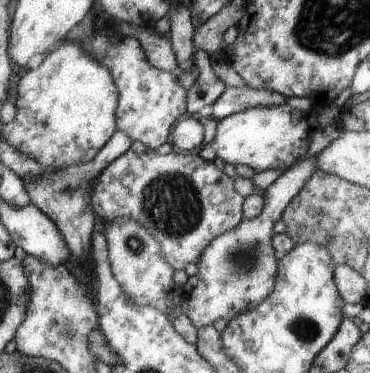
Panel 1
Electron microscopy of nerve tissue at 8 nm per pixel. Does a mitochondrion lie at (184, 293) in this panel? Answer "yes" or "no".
no

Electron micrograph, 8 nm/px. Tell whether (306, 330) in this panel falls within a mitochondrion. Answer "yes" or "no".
yes

